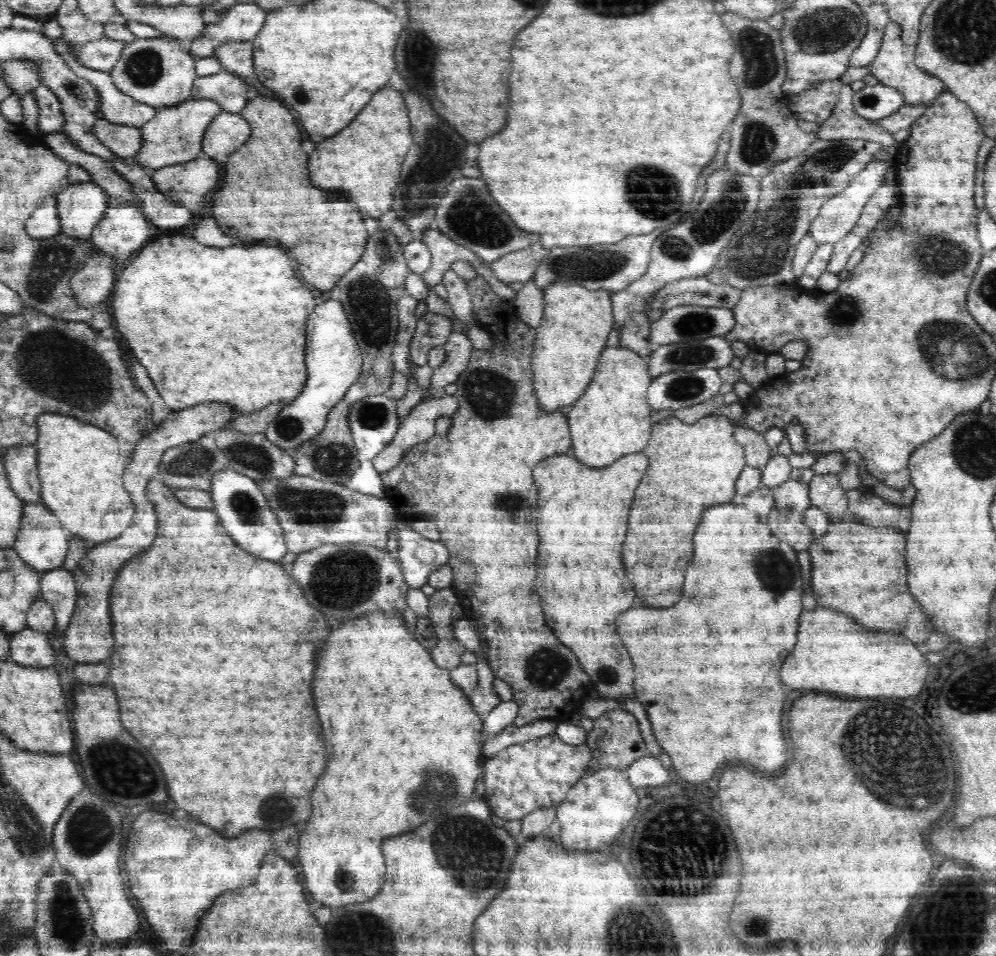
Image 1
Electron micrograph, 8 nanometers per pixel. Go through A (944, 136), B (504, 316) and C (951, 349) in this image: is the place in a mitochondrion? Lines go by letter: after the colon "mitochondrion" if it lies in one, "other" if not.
A: other
B: other
C: mitochondrion

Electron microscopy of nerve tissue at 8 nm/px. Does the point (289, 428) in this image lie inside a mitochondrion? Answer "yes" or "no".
yes

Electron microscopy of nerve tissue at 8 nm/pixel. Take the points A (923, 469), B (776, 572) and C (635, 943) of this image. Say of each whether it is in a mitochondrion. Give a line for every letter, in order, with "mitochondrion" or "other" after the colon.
A: other
B: mitochondrion
C: mitochondrion

